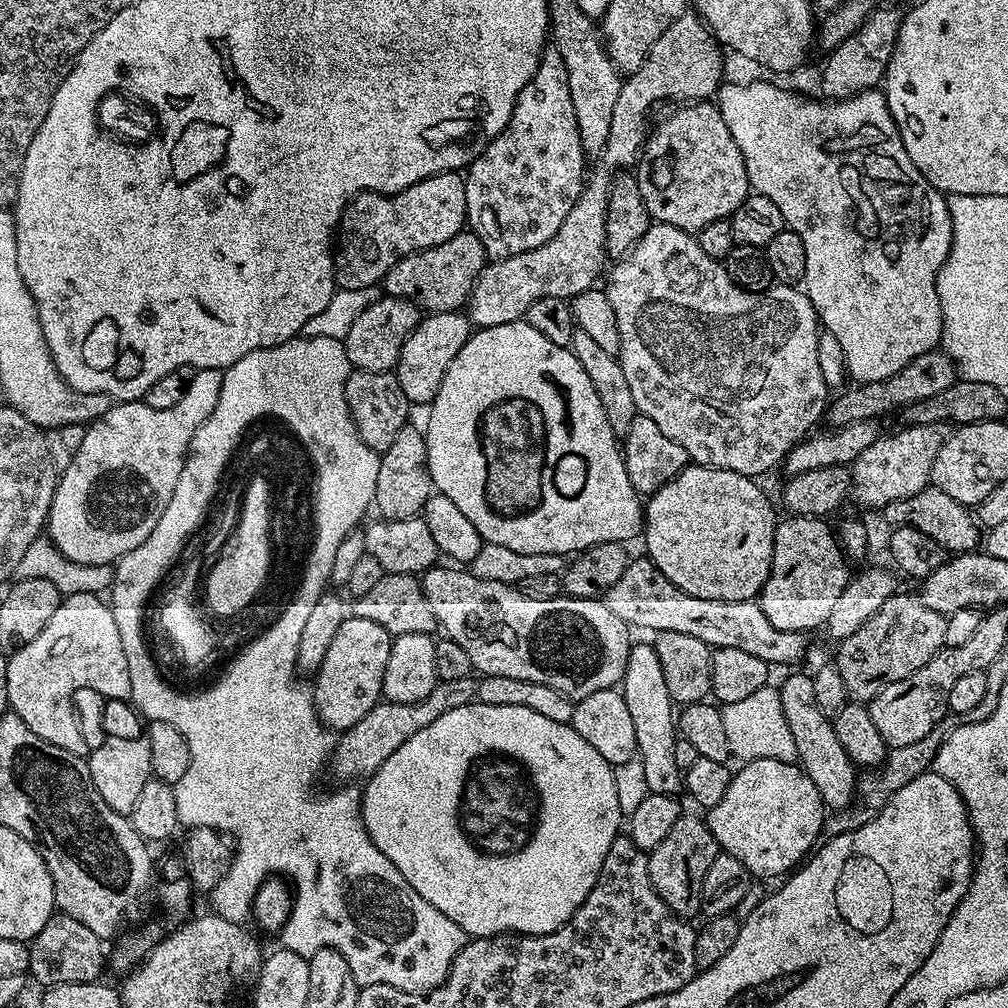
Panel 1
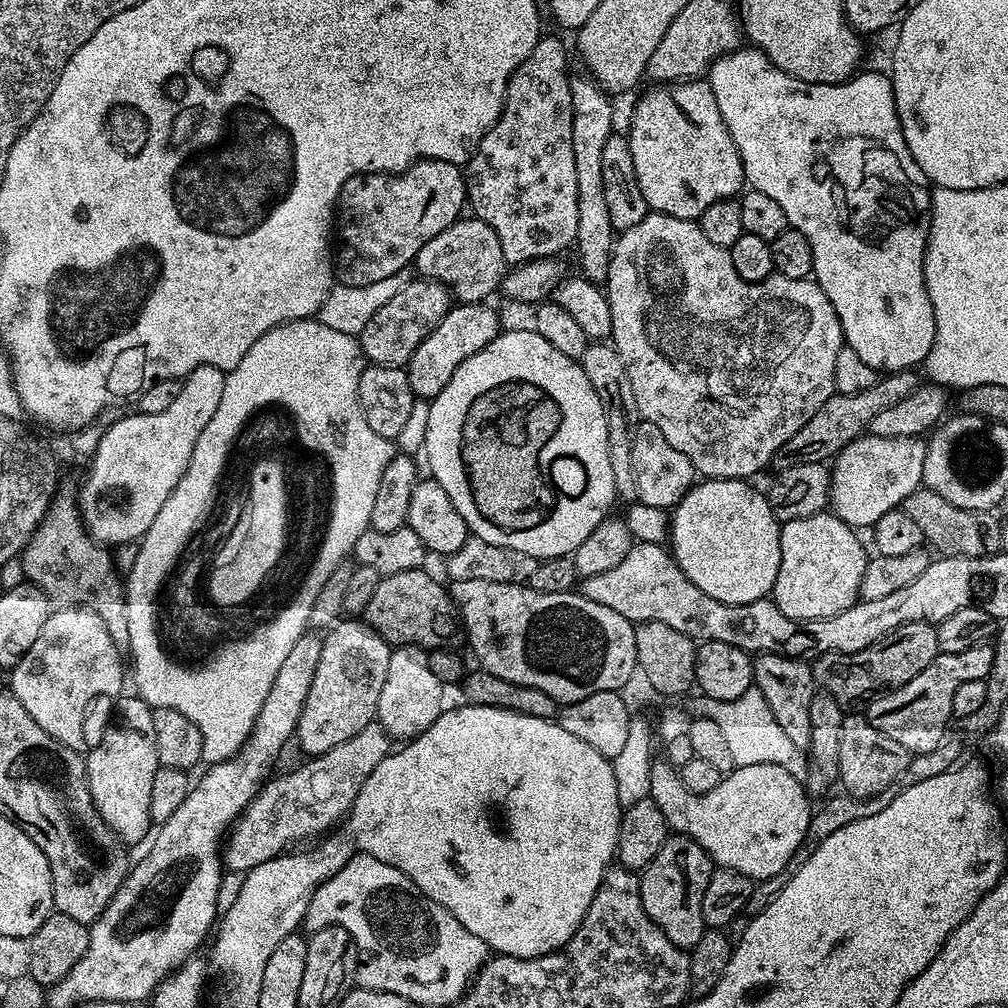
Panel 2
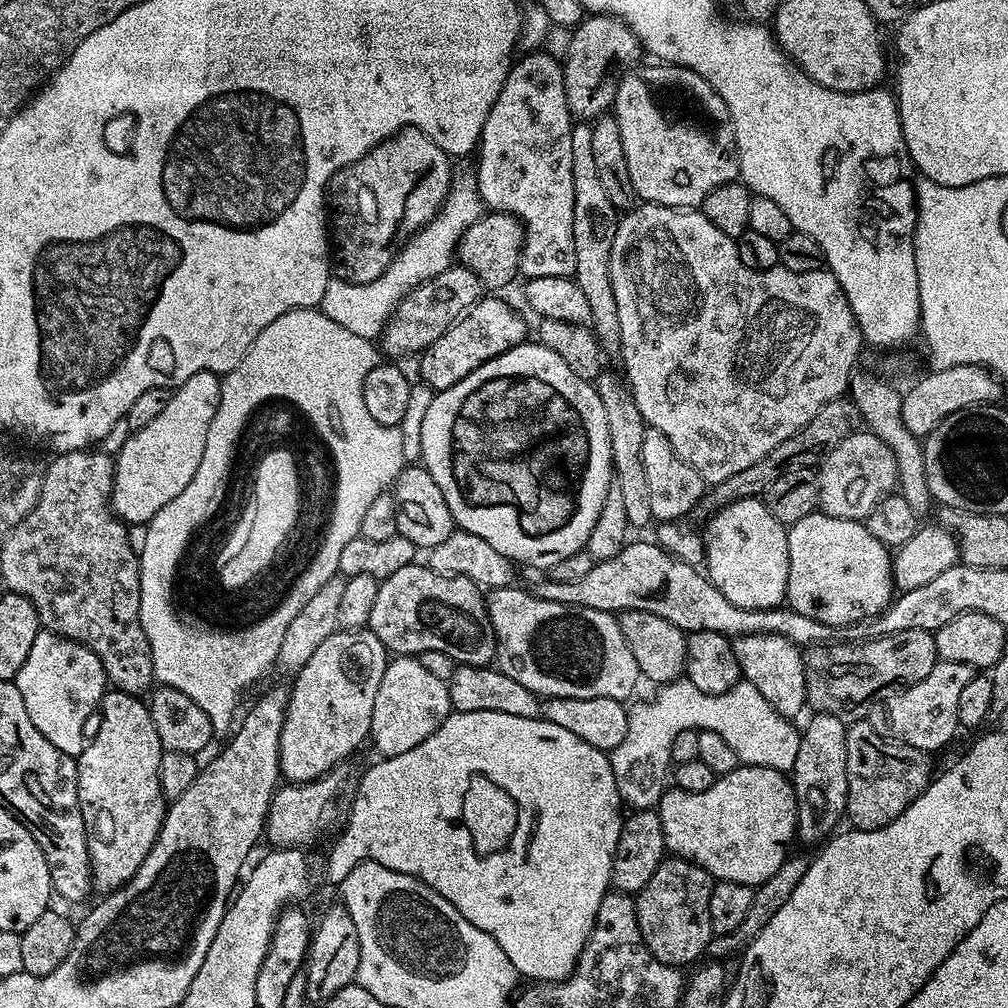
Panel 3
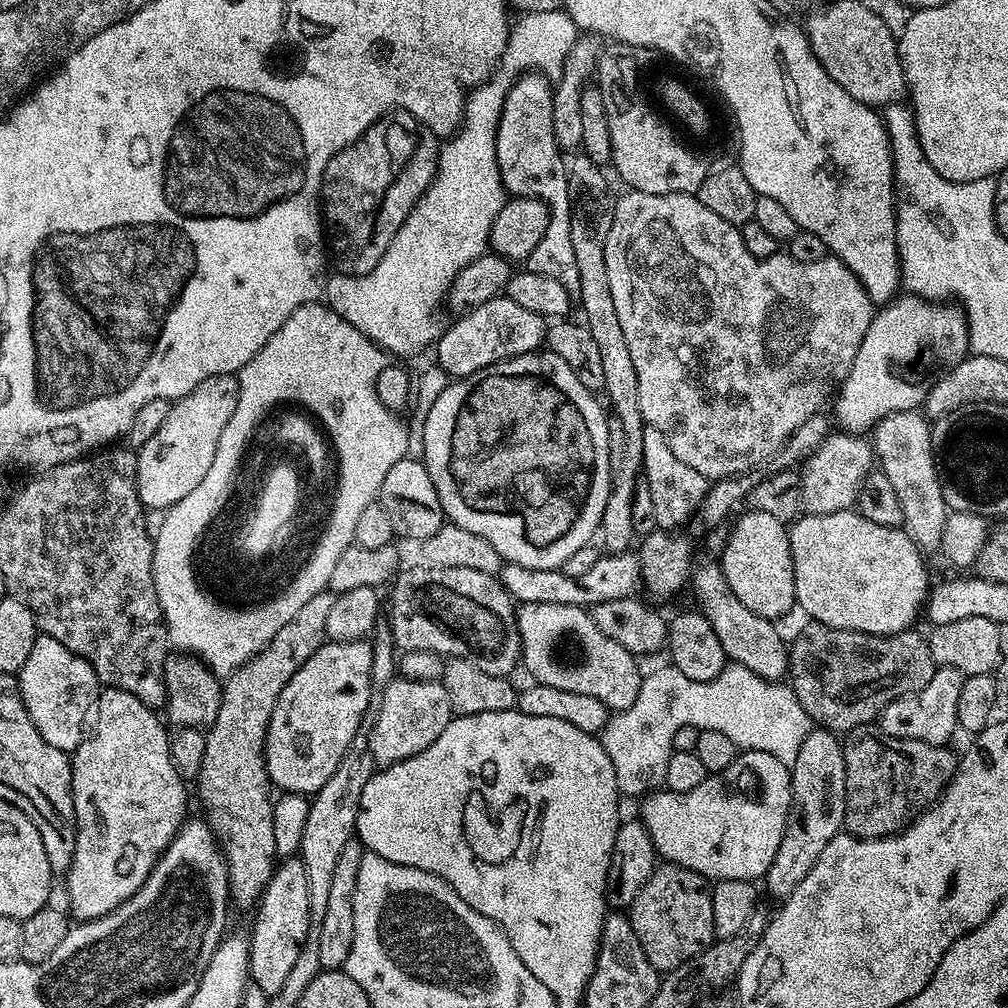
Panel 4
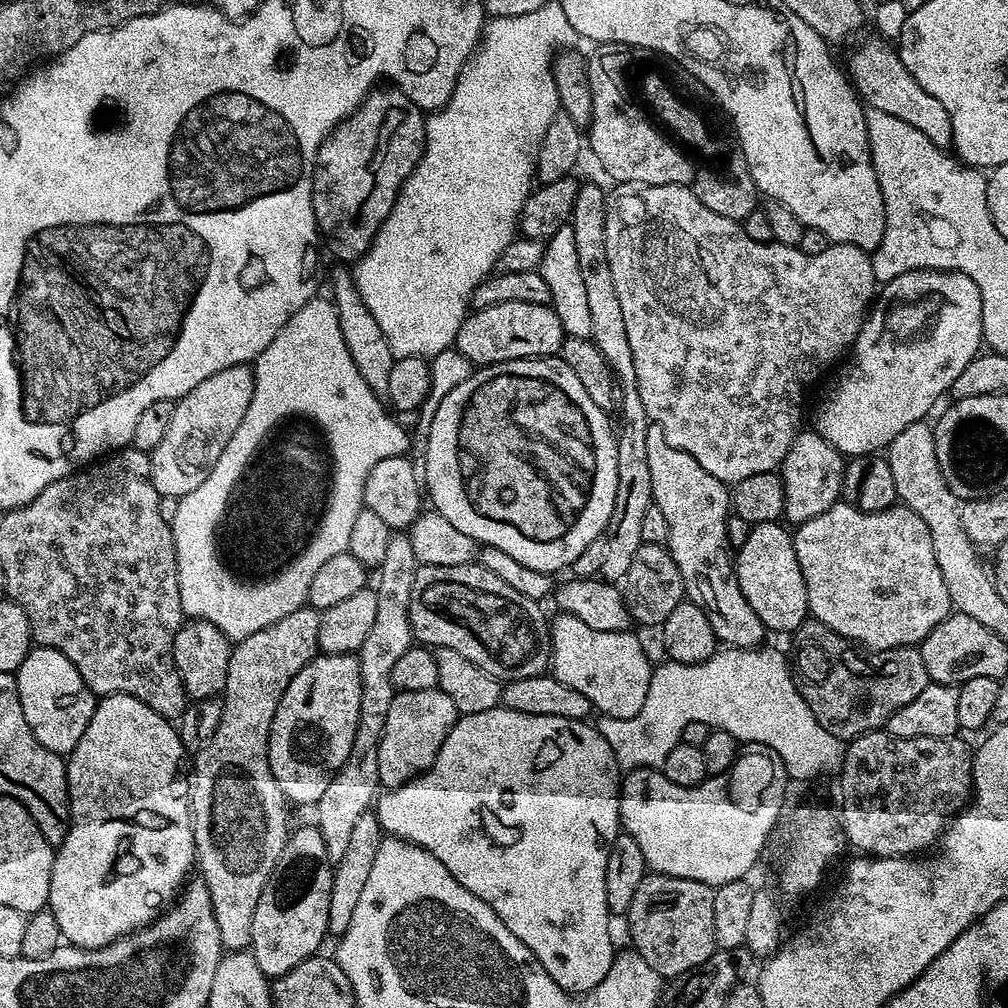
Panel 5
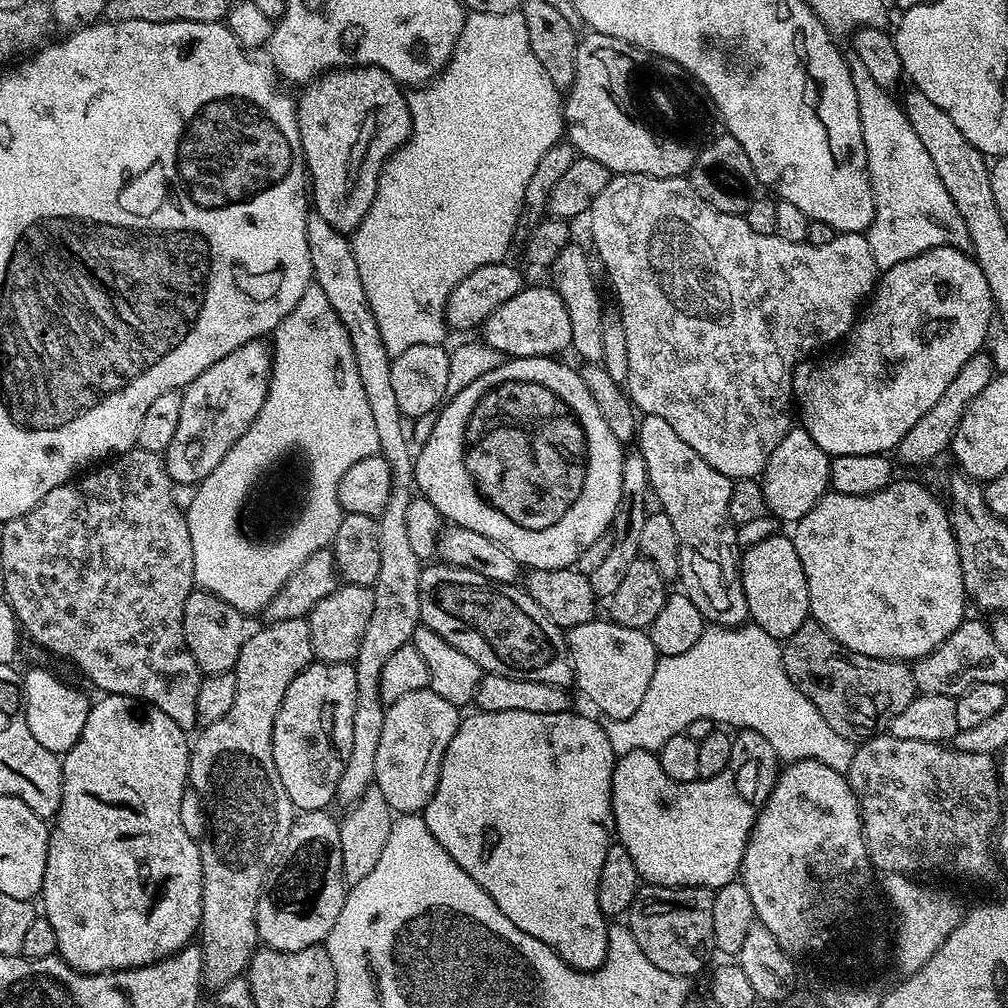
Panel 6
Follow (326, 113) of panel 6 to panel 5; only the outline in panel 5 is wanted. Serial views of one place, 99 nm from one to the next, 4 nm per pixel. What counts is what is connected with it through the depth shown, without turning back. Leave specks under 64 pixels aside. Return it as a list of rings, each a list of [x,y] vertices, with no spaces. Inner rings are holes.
[[[380,87],[369,92],[368,97],[337,124],[336,129],[322,142],[316,155],[316,169],[312,175],[312,205],[316,227],[322,233],[323,243],[324,240],[328,243],[329,250],[340,262],[355,262],[364,257],[382,222],[386,222],[396,195],[416,168],[424,150],[425,113],[399,88]]]

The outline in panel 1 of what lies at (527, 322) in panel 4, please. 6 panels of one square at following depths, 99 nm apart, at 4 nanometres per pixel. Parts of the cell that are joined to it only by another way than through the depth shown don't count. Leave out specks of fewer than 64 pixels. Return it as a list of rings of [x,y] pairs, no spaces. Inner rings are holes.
[[[463,311],[433,312],[421,319],[420,325],[406,338],[394,369],[398,386],[402,386],[402,394],[406,394],[409,405],[431,405],[450,362],[454,362],[458,350],[466,346],[469,335],[470,321]]]

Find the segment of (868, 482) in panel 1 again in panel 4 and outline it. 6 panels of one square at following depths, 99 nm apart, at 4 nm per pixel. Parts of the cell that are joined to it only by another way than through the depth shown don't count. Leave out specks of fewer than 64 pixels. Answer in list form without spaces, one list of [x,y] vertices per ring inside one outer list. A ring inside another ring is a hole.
[[[843,430],[830,434],[799,469],[803,511],[817,516],[851,509],[856,503],[866,474],[873,471],[873,468],[874,453],[867,439]]]

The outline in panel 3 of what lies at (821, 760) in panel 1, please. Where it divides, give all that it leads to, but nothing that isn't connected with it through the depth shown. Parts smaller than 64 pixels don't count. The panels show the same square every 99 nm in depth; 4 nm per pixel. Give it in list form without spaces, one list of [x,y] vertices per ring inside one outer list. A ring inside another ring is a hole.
[[[746,634],[732,640],[734,658],[738,658],[741,677],[778,710],[778,714],[796,718],[800,711],[805,711],[808,695],[806,694],[806,674],[804,673],[805,653],[801,645],[778,634]]]

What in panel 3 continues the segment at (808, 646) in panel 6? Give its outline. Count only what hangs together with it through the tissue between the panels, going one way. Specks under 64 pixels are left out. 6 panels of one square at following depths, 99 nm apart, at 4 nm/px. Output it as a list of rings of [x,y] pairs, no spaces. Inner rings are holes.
[[[898,630],[894,634],[874,636],[861,639],[860,644],[818,644],[807,649],[804,658],[804,673],[806,674],[806,704],[813,713],[825,712],[834,714],[834,718],[845,722],[855,722],[861,719],[862,709],[873,698],[881,695],[893,686],[907,686],[914,682],[922,682],[930,670],[934,670],[936,661],[936,638],[926,630]]]

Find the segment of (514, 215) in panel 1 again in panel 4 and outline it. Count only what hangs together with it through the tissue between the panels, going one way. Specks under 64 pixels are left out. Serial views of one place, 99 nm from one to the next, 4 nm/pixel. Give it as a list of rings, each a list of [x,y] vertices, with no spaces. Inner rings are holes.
[[[528,71],[510,86],[497,124],[496,148],[500,180],[512,196],[529,196],[548,206],[548,225],[542,242],[534,246],[526,261],[527,271],[558,278],[573,294],[580,291],[578,261],[574,258],[574,242],[570,242],[572,199],[568,193],[568,170],[562,149],[554,138],[552,114],[553,81],[540,71]]]

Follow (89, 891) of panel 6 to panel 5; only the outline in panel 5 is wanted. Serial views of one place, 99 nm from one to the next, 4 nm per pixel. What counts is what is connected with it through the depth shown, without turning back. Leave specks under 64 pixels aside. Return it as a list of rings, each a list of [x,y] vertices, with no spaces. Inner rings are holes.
[[[114,694],[113,696],[105,696],[97,703],[94,714],[90,718],[90,726],[86,726],[86,734],[82,734],[82,738],[78,738],[78,746],[74,746],[74,750],[67,757],[66,767],[68,770],[68,833],[63,842],[55,849],[52,857],[52,873],[50,874],[50,894],[48,895],[48,903],[46,908],[52,912],[54,919],[60,927],[61,937],[73,948],[105,948],[110,942],[114,942],[120,936],[126,936],[130,932],[136,931],[137,928],[144,928],[152,923],[157,916],[160,915],[165,906],[171,905],[175,901],[178,893],[181,891],[182,885],[189,879],[190,873],[196,864],[196,847],[194,846],[194,834],[192,833],[192,805],[190,803],[190,788],[187,783],[180,784],[180,763],[186,757],[186,749],[184,743],[180,740],[180,733],[162,714],[158,714],[154,710],[150,710],[150,706],[146,706],[146,702],[138,702],[138,698],[130,698],[126,694]]]

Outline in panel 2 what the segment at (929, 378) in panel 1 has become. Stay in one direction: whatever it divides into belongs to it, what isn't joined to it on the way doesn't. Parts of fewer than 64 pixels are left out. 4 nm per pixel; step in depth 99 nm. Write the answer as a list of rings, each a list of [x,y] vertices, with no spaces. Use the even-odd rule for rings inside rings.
[[[912,370],[902,372],[889,372],[883,378],[877,379],[874,386],[870,386],[861,392],[853,391],[852,394],[837,394],[831,396],[829,400],[782,446],[776,453],[774,461],[777,469],[786,468],[789,464],[805,464],[806,462],[818,462],[823,464],[831,461],[850,442],[854,442],[860,436],[868,432],[870,422],[882,410],[887,410],[889,406],[894,406],[906,398],[906,394],[913,392],[918,386],[917,373]]]

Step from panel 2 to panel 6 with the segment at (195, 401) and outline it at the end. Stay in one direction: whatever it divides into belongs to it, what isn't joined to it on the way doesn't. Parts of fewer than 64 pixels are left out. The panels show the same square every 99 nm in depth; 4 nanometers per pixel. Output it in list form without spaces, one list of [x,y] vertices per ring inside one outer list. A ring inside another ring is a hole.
[[[253,342],[246,346],[238,346],[224,360],[214,362],[198,379],[183,389],[184,401],[182,414],[178,417],[178,430],[174,430],[174,438],[166,453],[168,473],[174,482],[199,482],[207,478],[218,462],[230,450],[233,440],[254,422],[256,409],[262,406],[268,378],[272,374],[272,350],[264,342]]]

